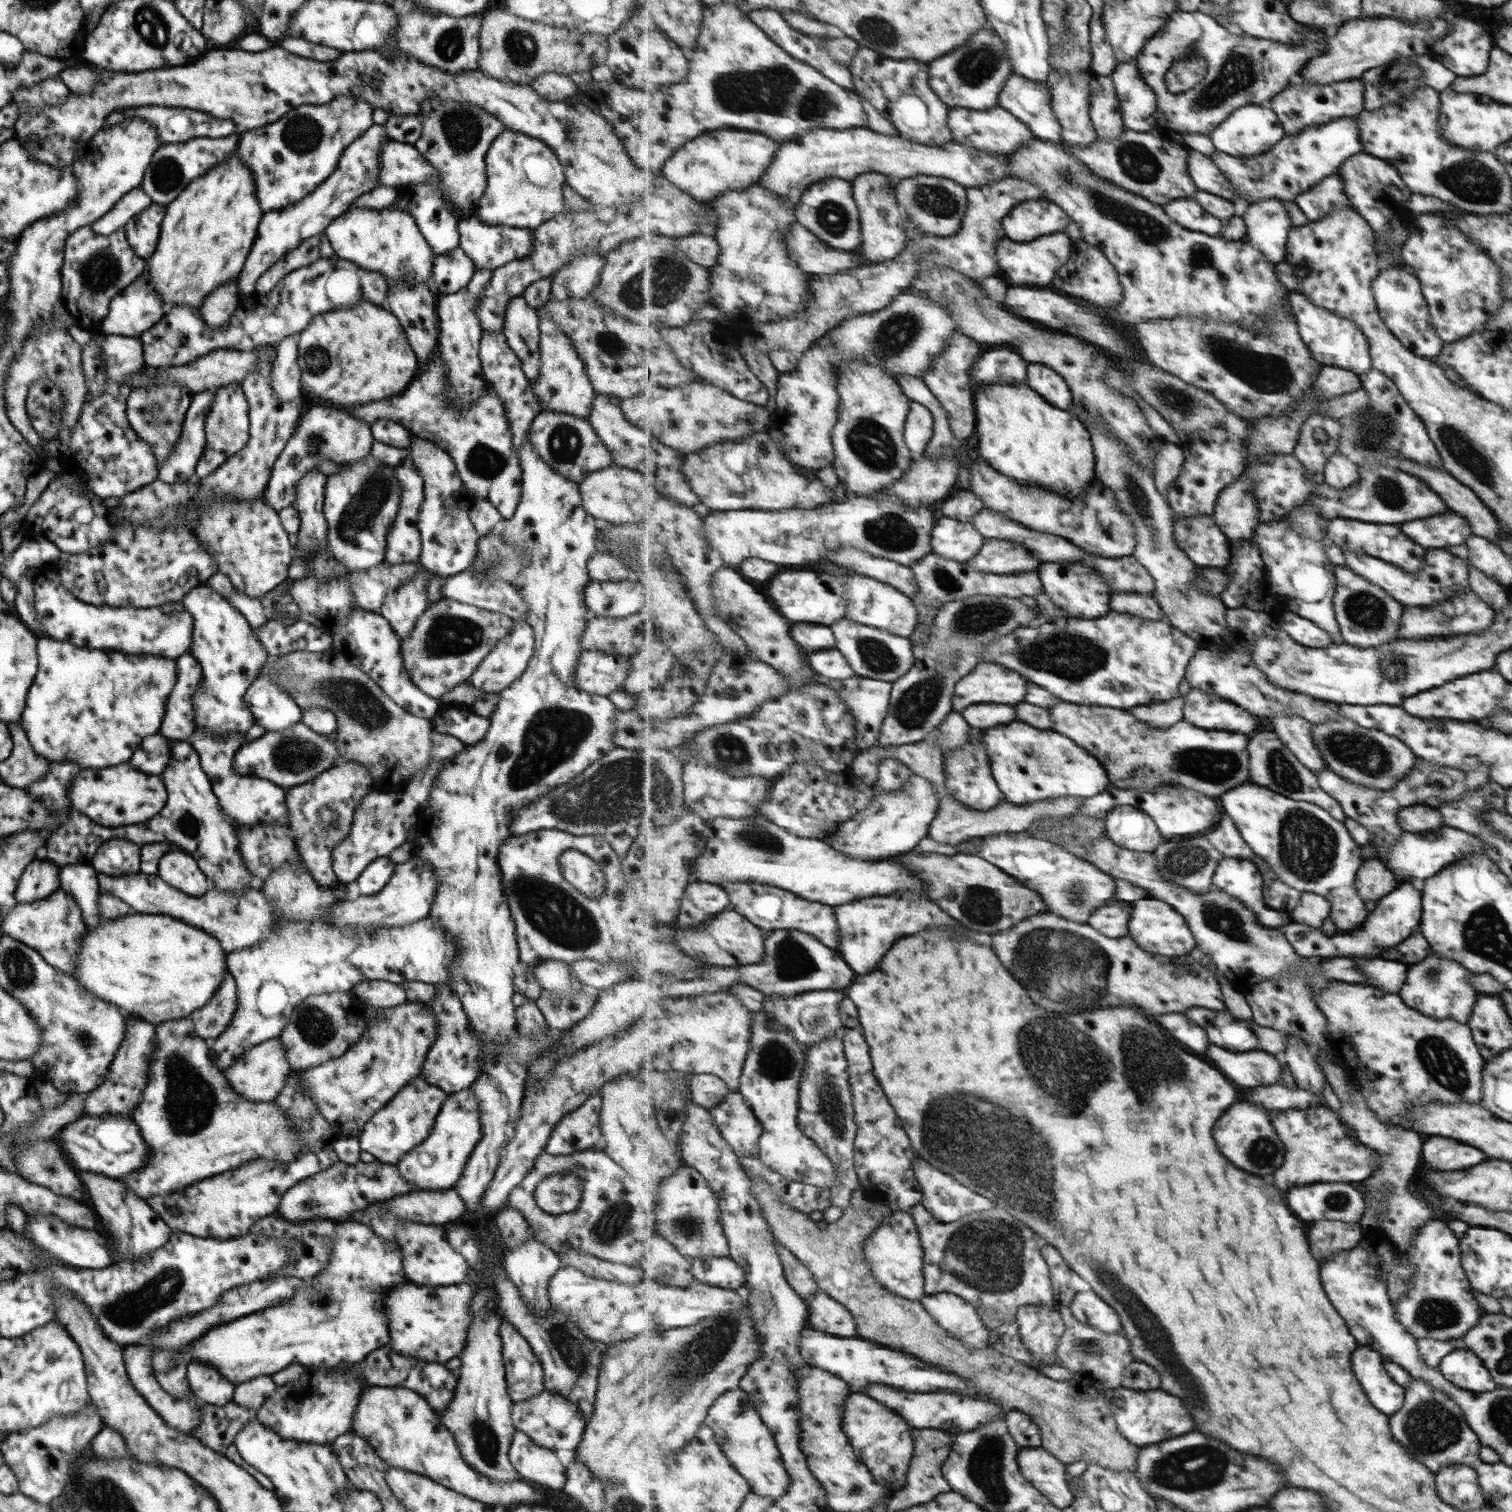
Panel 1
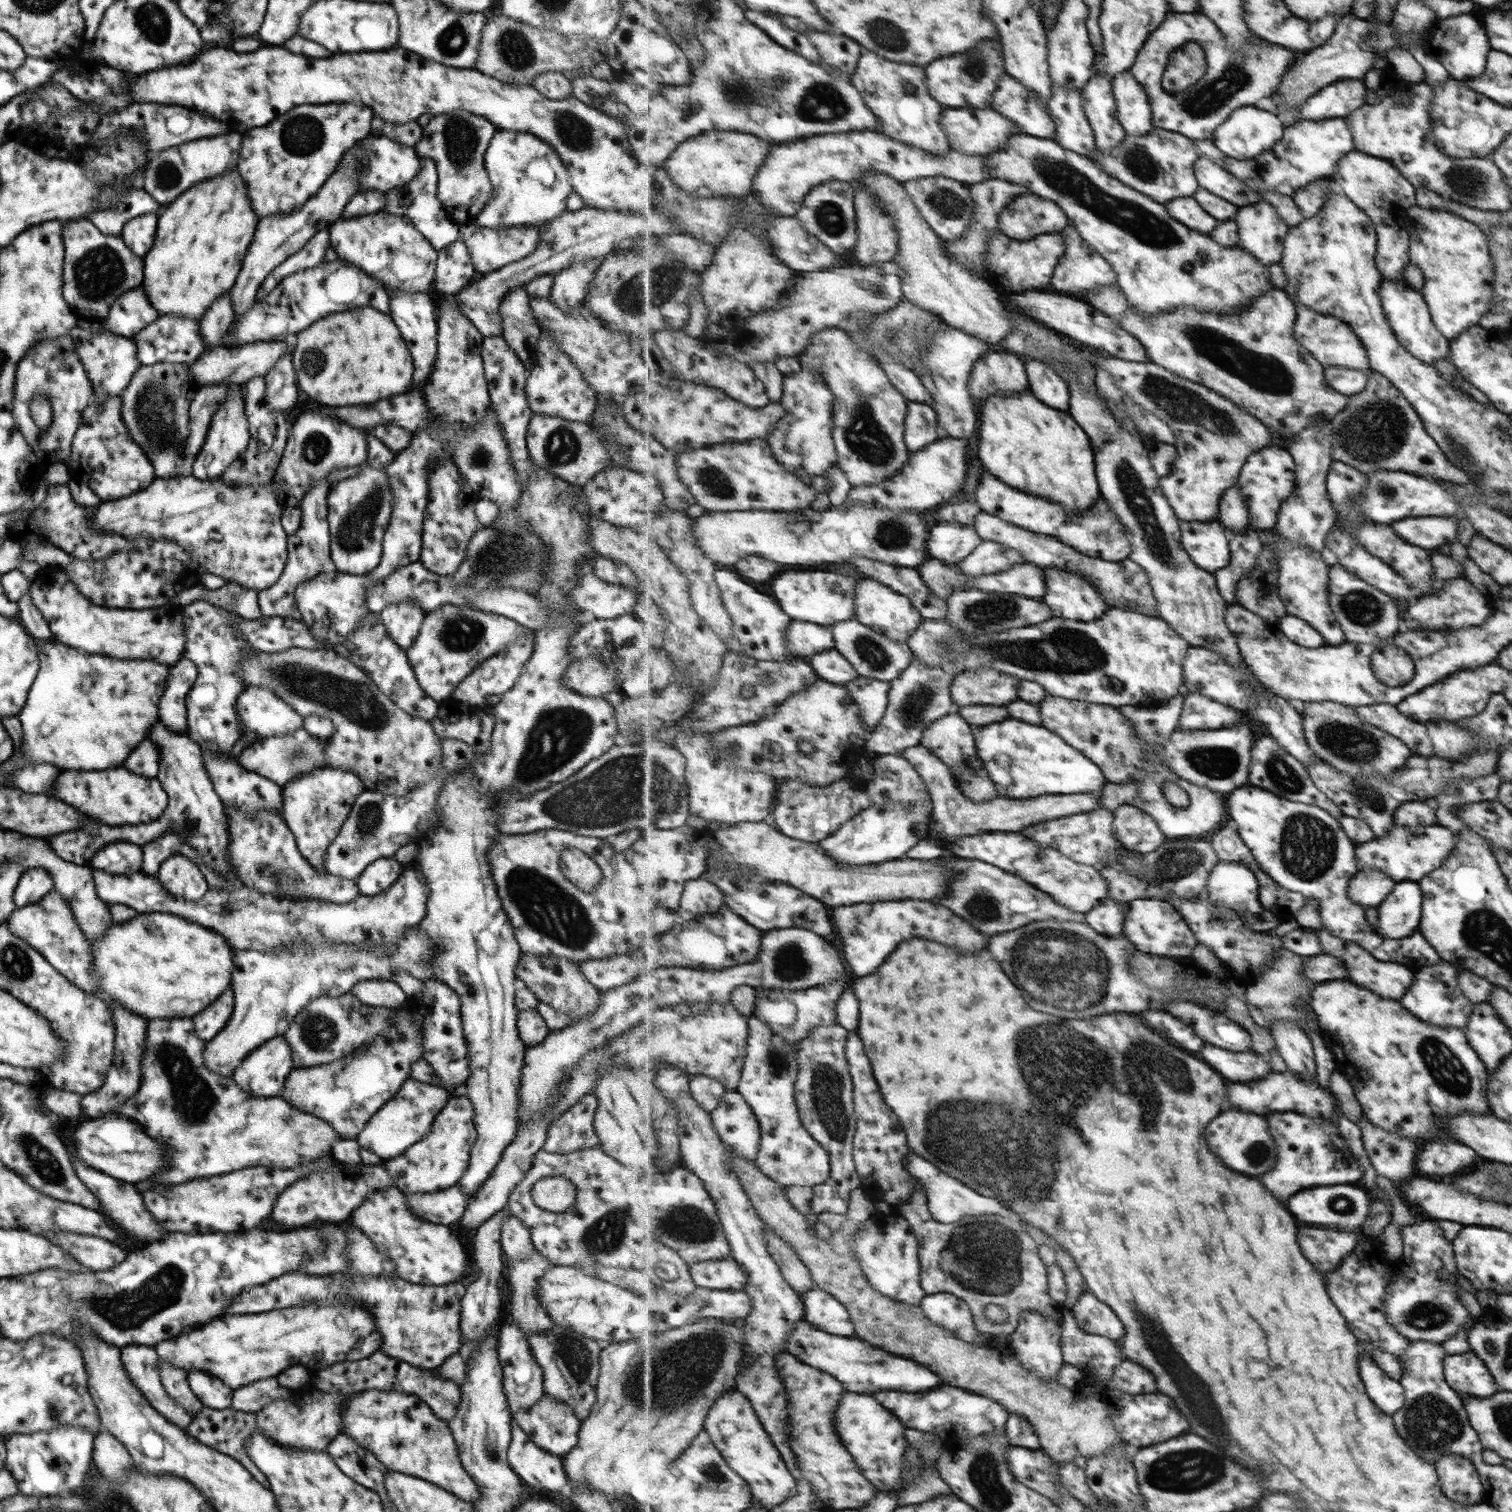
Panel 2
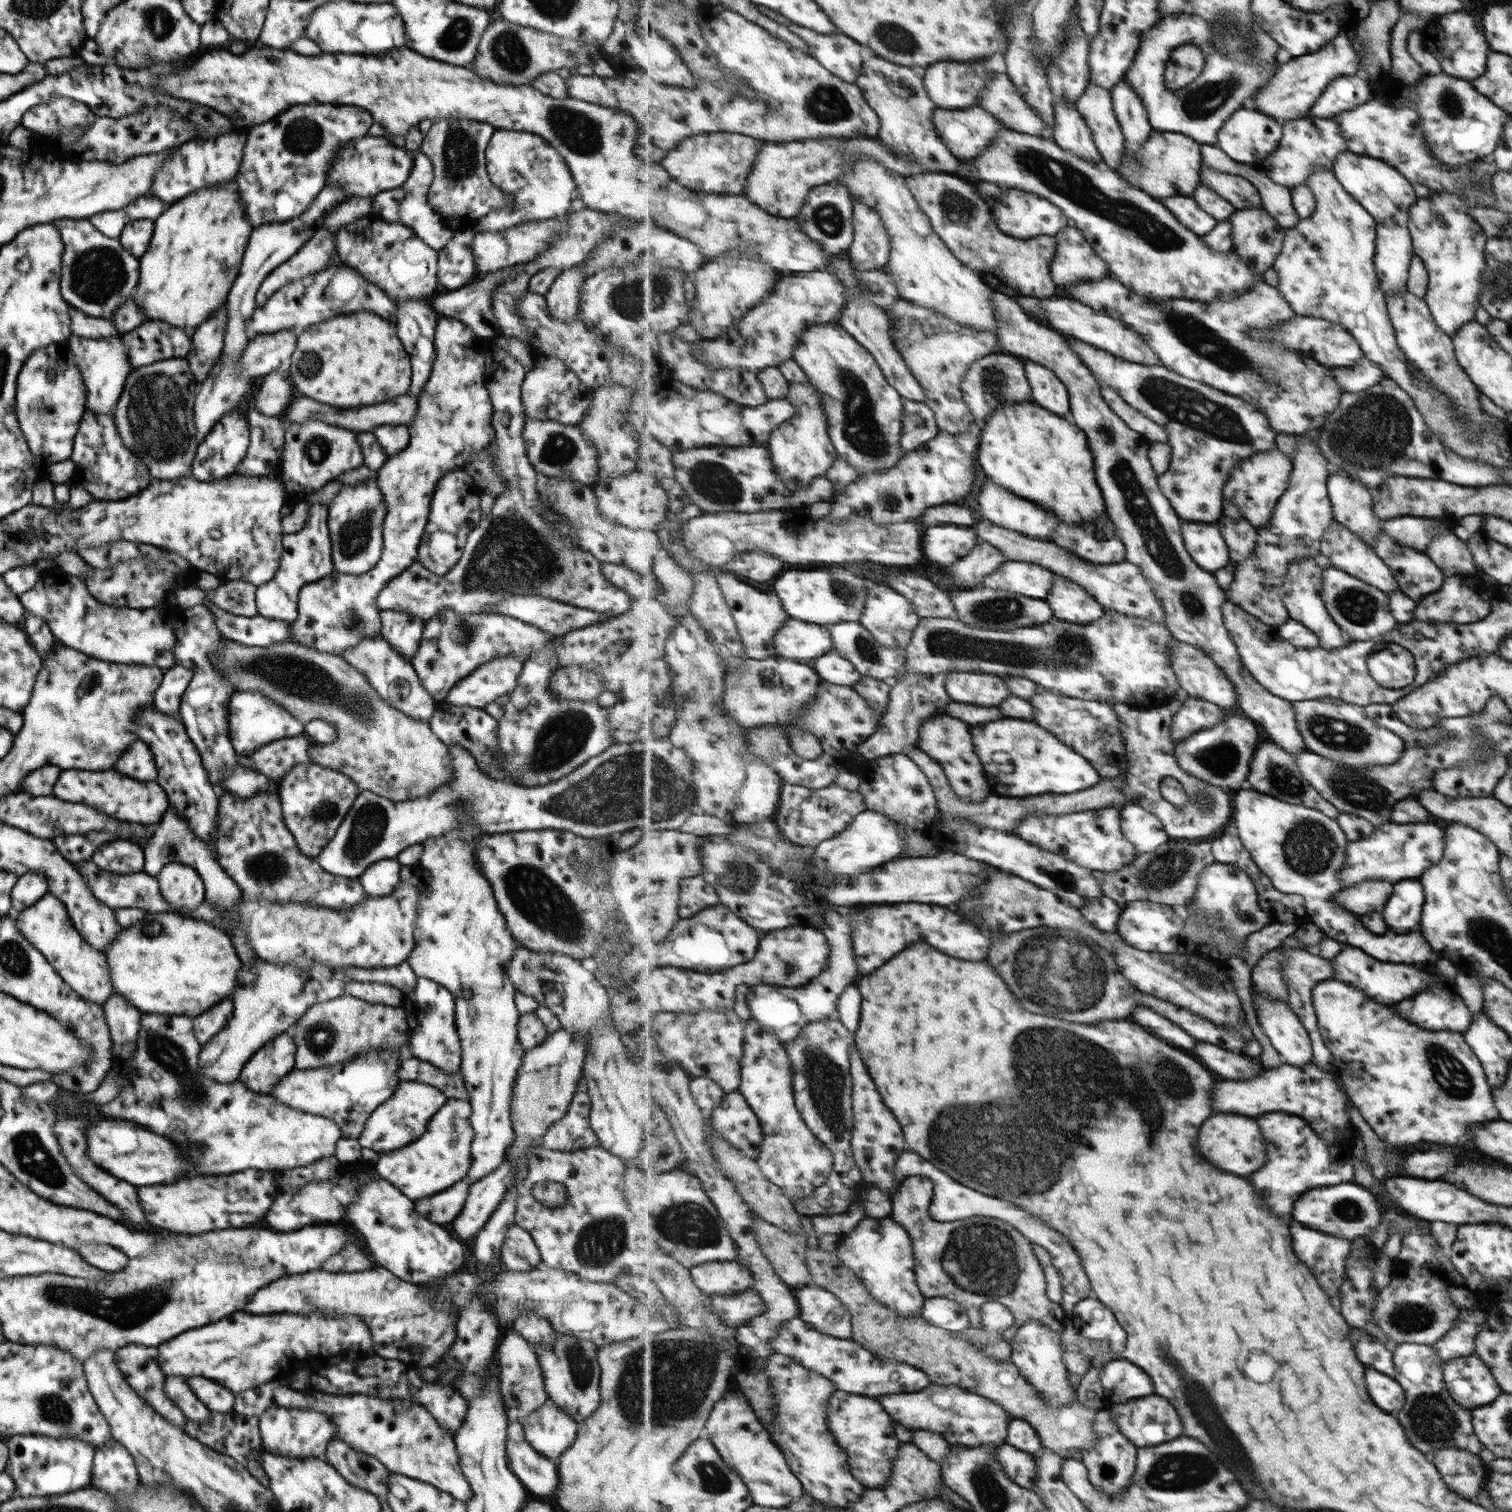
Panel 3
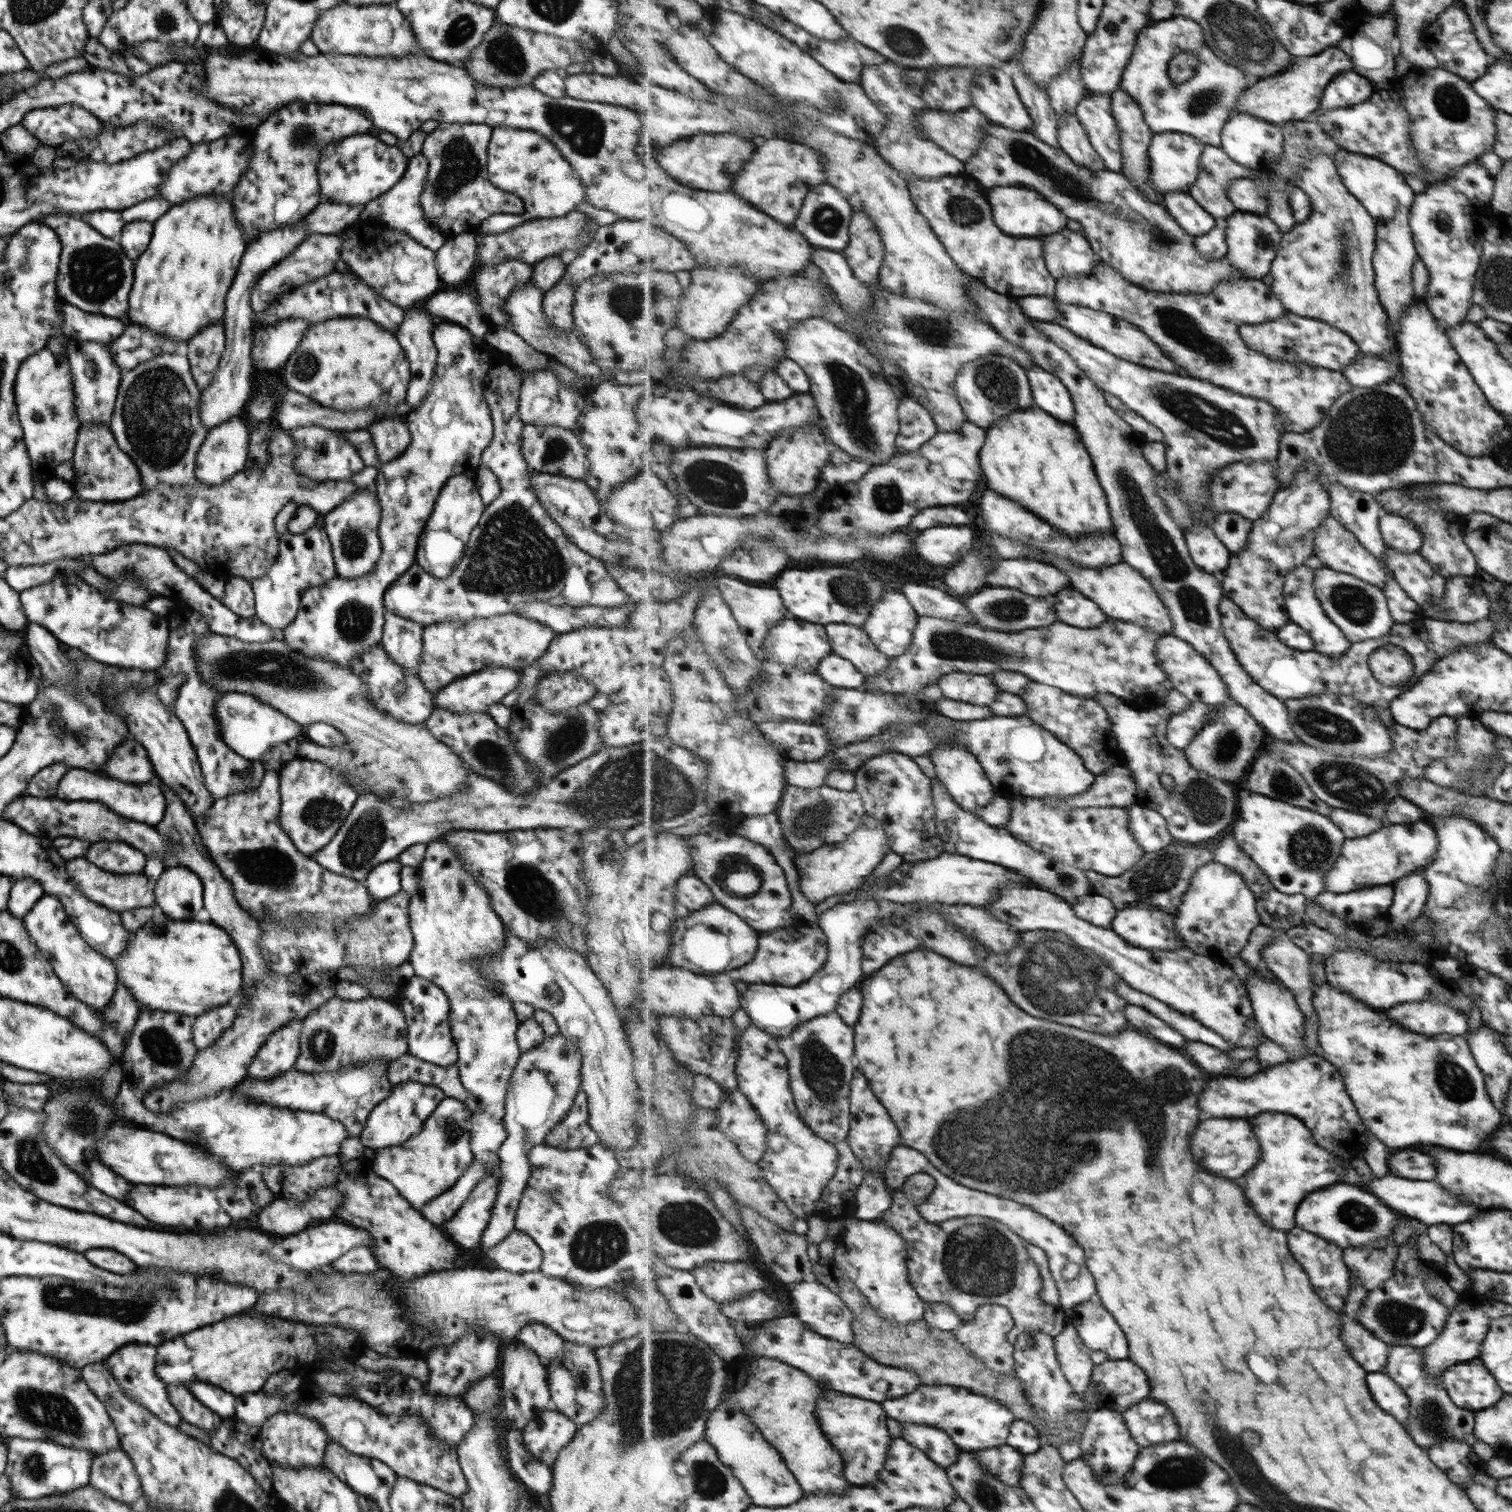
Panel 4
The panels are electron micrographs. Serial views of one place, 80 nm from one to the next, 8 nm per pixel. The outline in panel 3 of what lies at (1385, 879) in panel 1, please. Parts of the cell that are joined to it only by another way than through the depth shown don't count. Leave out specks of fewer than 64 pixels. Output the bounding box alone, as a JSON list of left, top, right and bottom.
[1332,880,1392,914]

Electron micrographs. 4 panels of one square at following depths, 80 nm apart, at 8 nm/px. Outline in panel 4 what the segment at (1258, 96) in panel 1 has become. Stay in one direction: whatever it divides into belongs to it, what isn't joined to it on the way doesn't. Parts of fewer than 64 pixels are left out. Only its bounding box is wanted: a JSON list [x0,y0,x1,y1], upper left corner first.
[1121,16,1259,147]

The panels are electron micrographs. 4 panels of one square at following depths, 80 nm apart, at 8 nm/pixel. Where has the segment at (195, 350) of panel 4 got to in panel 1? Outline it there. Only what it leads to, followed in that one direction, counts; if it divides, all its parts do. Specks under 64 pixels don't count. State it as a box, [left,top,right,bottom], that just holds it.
[198,278,239,328]

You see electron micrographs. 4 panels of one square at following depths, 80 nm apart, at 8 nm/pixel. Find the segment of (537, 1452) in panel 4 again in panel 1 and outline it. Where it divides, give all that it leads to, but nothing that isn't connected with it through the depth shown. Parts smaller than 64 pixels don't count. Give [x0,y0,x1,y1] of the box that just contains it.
[510,1390,586,1451]

